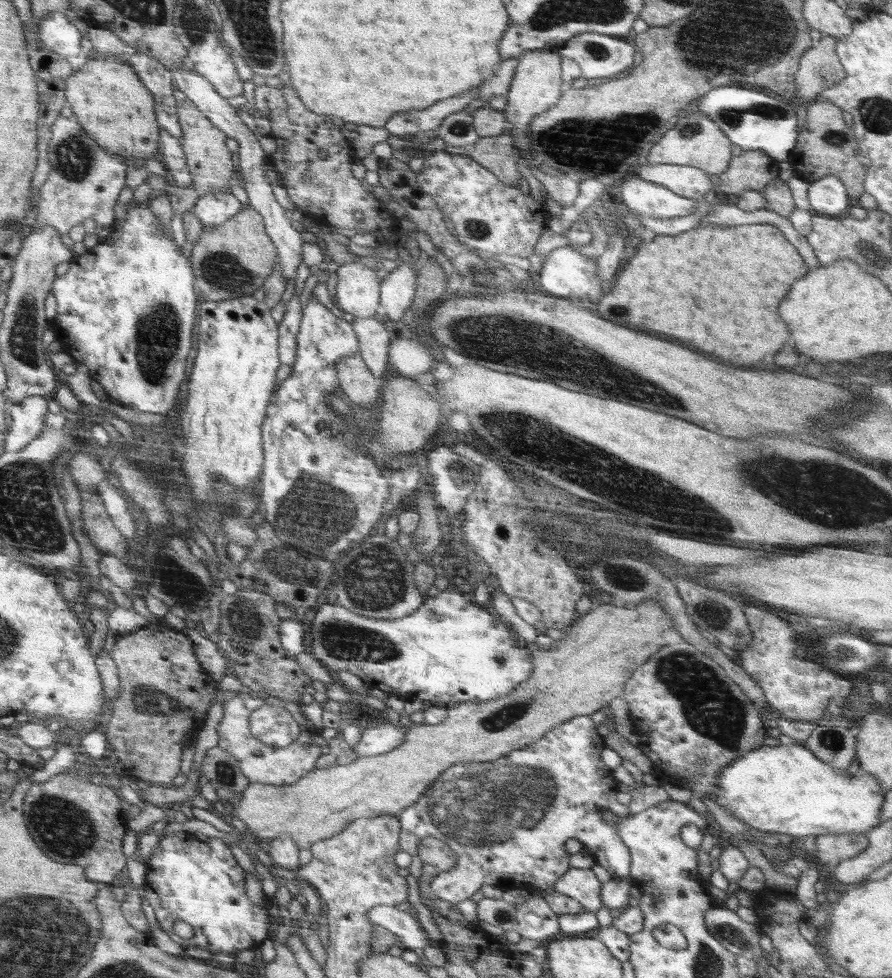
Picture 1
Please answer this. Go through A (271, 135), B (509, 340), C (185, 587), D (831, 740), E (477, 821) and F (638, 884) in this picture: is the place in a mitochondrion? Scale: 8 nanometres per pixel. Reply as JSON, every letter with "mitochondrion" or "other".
{"A":"other","B":"mitochondrion","C":"mitochondrion","D":"mitochondrion","E":"mitochondrion","F":"other"}

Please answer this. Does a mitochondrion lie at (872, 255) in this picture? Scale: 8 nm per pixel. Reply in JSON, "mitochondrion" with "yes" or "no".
{"mitochondrion":"yes"}

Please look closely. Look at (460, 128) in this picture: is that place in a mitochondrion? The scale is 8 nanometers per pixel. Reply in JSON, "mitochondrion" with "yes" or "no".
{"mitochondrion":"yes"}

